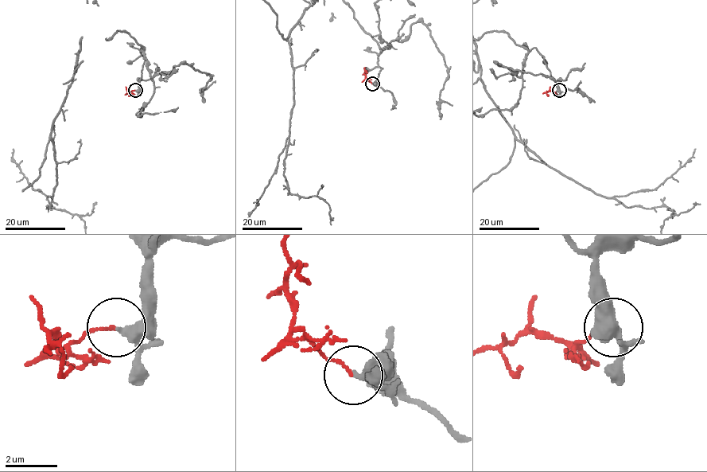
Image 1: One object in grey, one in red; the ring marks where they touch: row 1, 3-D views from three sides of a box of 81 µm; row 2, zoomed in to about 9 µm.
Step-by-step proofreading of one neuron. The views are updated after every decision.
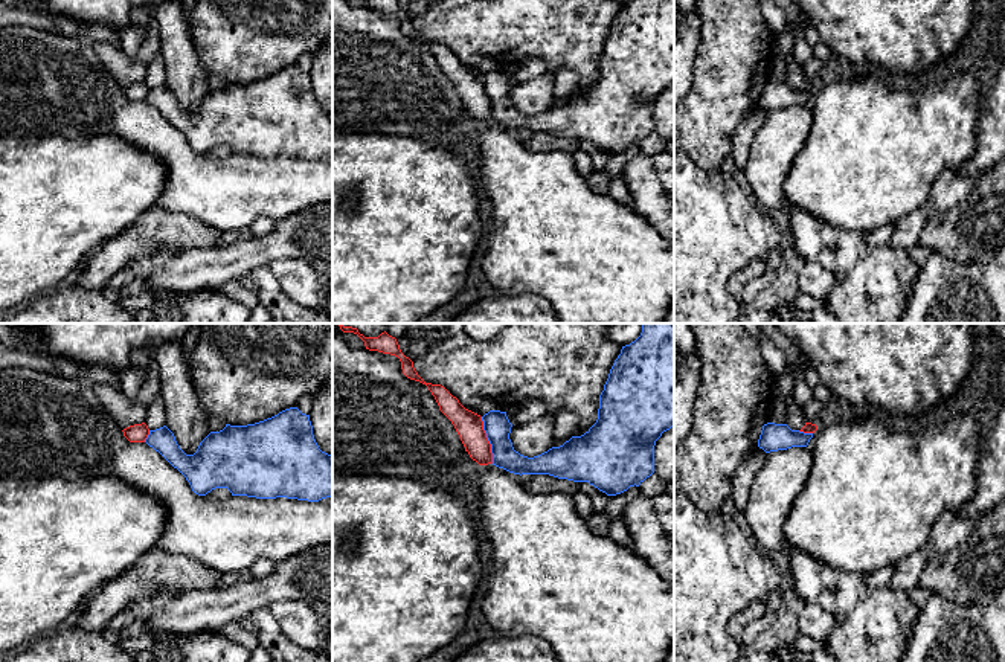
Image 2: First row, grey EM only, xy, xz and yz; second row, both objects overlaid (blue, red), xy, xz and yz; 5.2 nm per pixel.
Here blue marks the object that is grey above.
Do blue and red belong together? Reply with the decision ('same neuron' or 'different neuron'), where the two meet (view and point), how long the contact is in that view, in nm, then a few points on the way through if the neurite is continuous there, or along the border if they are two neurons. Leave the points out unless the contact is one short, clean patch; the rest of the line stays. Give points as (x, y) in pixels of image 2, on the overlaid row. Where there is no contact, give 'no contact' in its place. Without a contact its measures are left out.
different neuron | xz (488, 440) | 260 nm | along xz (481, 417), (493, 462)

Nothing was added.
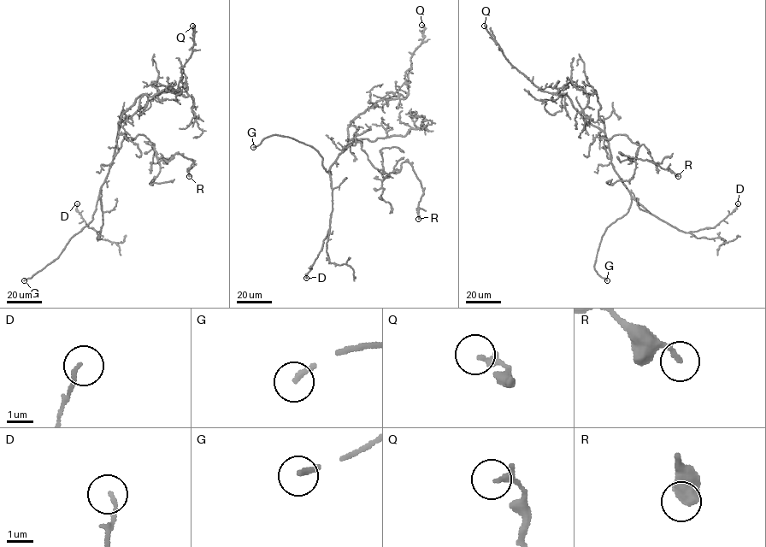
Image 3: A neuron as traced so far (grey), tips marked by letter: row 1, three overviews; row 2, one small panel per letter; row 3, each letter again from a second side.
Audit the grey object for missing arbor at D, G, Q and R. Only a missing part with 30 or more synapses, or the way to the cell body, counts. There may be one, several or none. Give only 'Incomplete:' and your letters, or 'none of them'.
Incomplete: G

